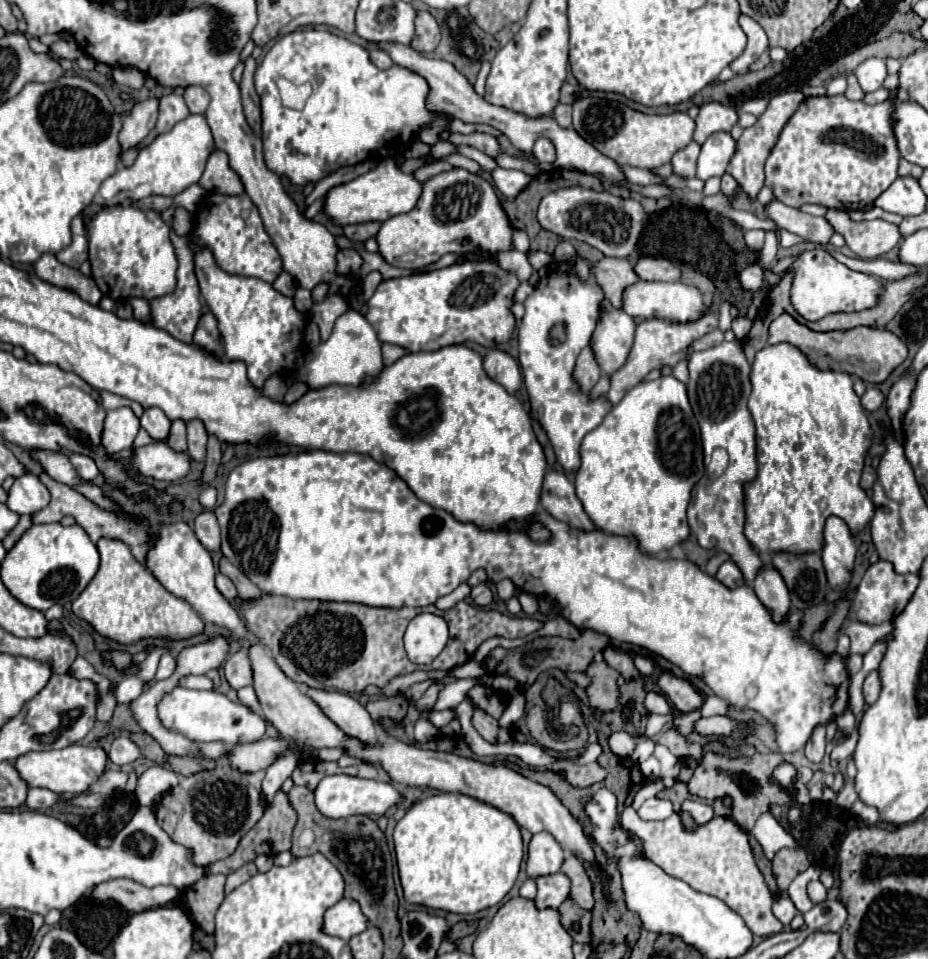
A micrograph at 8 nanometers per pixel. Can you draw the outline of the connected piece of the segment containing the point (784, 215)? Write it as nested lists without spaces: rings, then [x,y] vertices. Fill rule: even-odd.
[[[774,200],[768,208],[766,208],[766,216],[776,222],[780,228],[802,236],[808,242],[816,242],[816,244],[828,244],[834,228],[826,218],[816,218],[810,214],[804,214],[796,208],[784,206],[782,202]]]

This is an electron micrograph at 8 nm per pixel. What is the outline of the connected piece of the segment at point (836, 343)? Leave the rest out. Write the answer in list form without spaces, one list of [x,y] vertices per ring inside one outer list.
[[[780,314],[770,324],[770,344],[778,342],[790,342],[798,346],[814,364],[820,364],[820,358],[826,358],[830,362],[836,362],[840,368],[846,368],[848,372],[856,372],[864,382],[868,384],[880,384],[888,378],[888,374],[900,366],[906,356],[908,348],[906,344],[886,328],[872,328],[872,326],[856,326],[852,330],[832,330],[832,332],[814,332],[808,326],[802,326],[798,320],[794,320],[790,314]]]

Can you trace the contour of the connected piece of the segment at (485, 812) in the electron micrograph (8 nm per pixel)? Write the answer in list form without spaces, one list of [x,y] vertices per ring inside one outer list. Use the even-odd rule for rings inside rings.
[[[438,792],[416,802],[396,824],[394,844],[406,902],[456,914],[476,914],[496,906],[512,890],[524,858],[522,834],[516,820],[486,802],[458,792]]]

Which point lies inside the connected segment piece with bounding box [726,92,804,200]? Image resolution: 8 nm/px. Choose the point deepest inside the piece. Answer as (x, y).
(747, 165)

